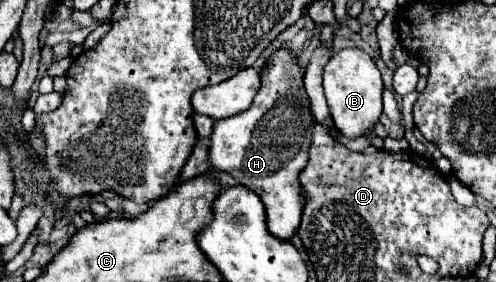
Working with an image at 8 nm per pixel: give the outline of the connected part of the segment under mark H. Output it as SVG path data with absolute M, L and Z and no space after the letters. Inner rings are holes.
M280 46L270 56L270 62L260 76L262 76L262 86L260 86L252 106L230 118L216 120L214 132L210 136L210 140L212 140L210 164L214 170L226 172L242 186L254 190L266 206L268 230L280 240L290 240L300 226L300 214L304 210L304 192L298 182L298 174L308 164L308 148L312 142L312 128L314 128L316 120L312 116L310 102L308 102L308 96L304 90L304 68L298 64L298 58L292 54L290 48Z

